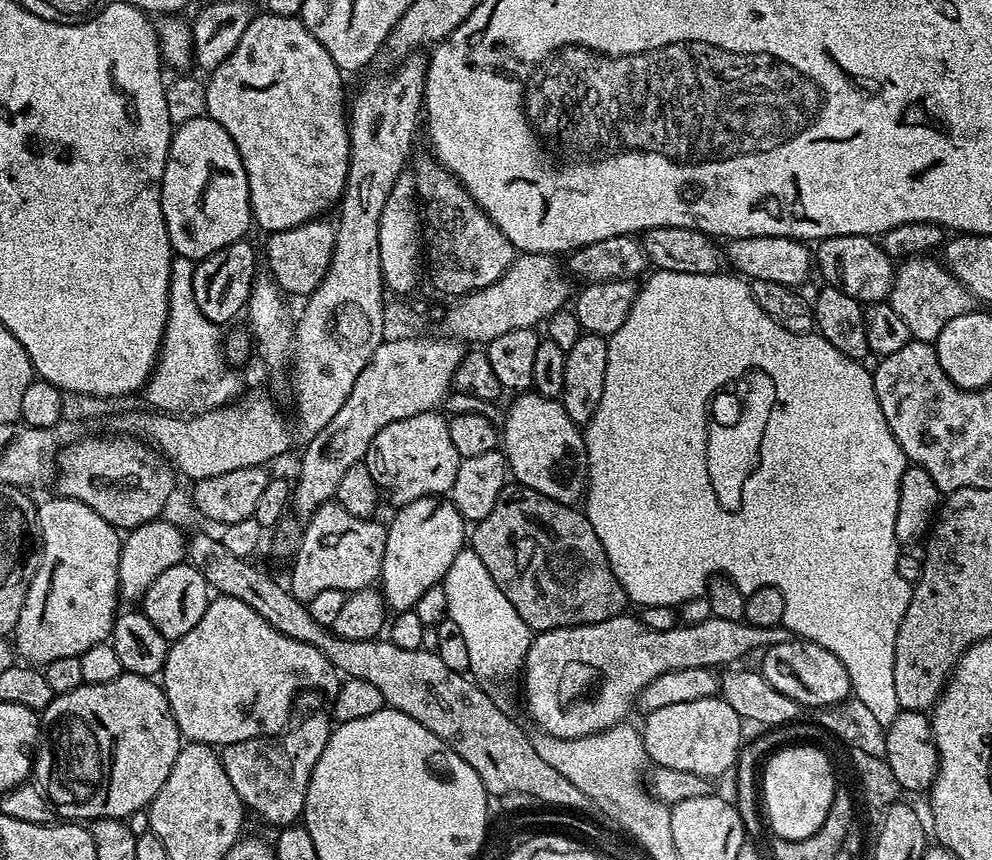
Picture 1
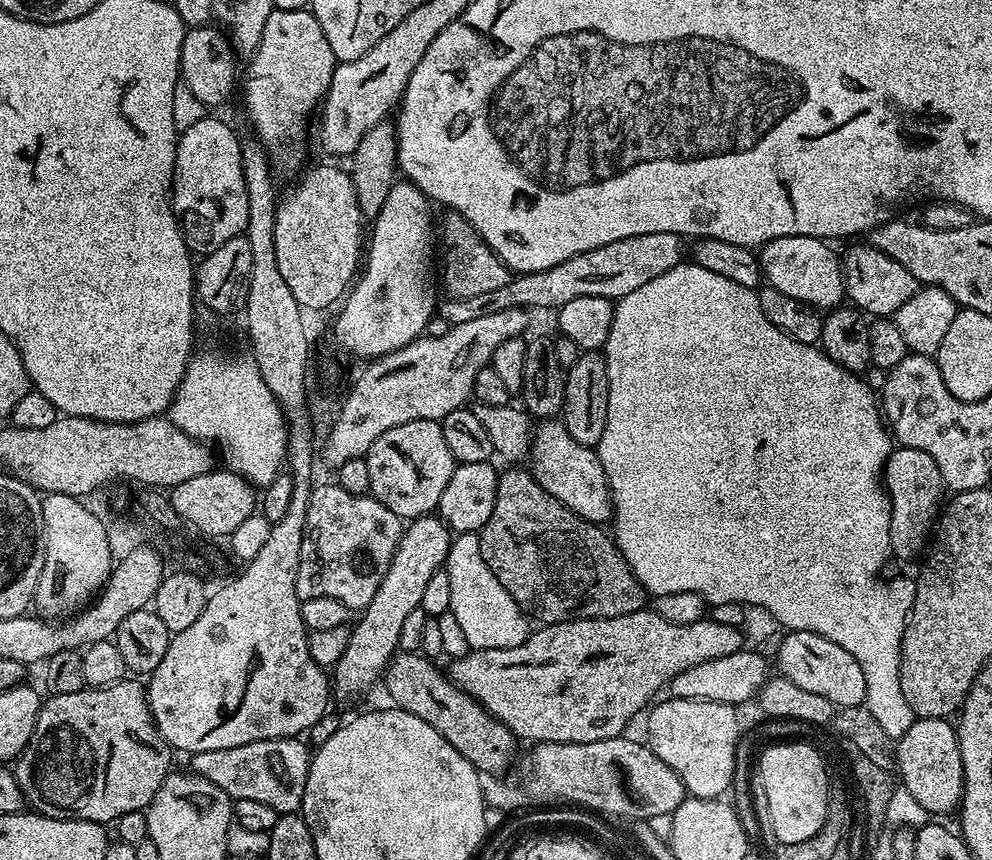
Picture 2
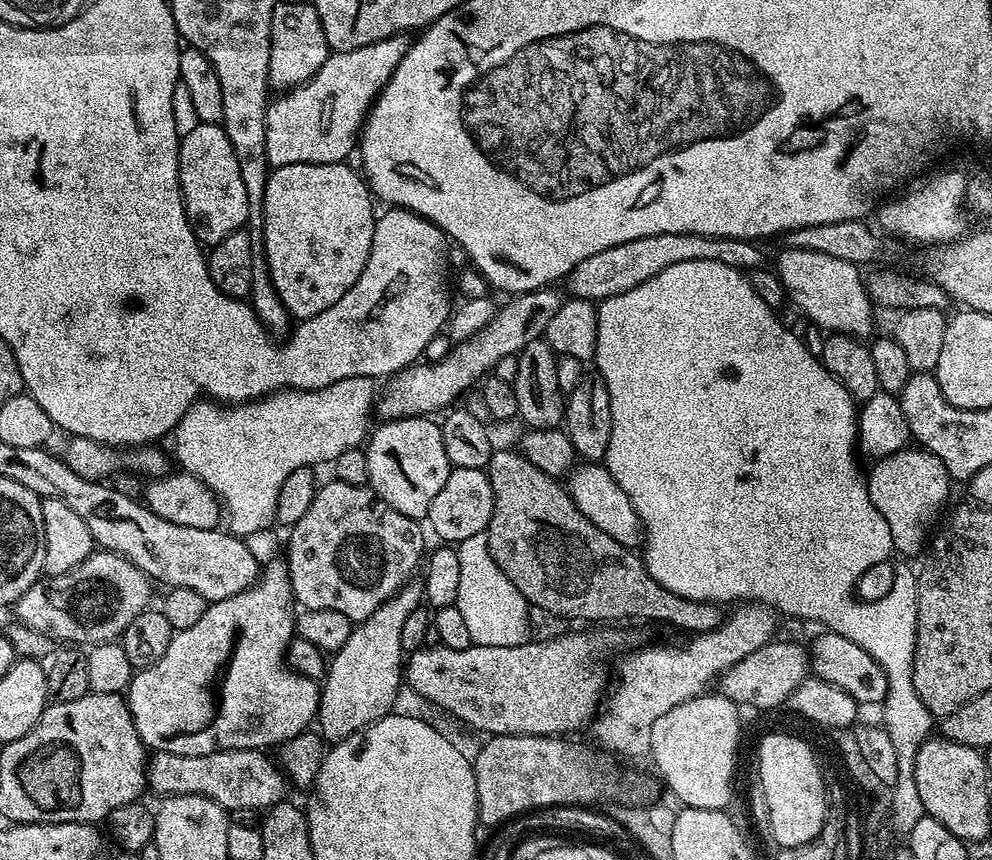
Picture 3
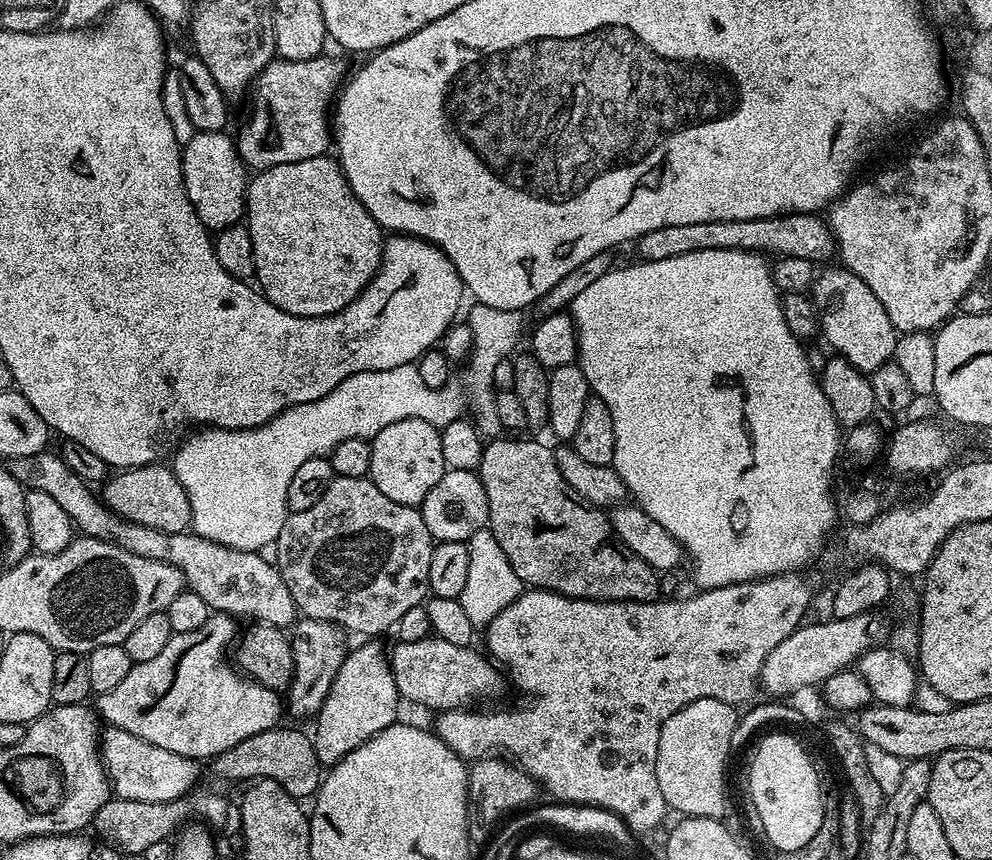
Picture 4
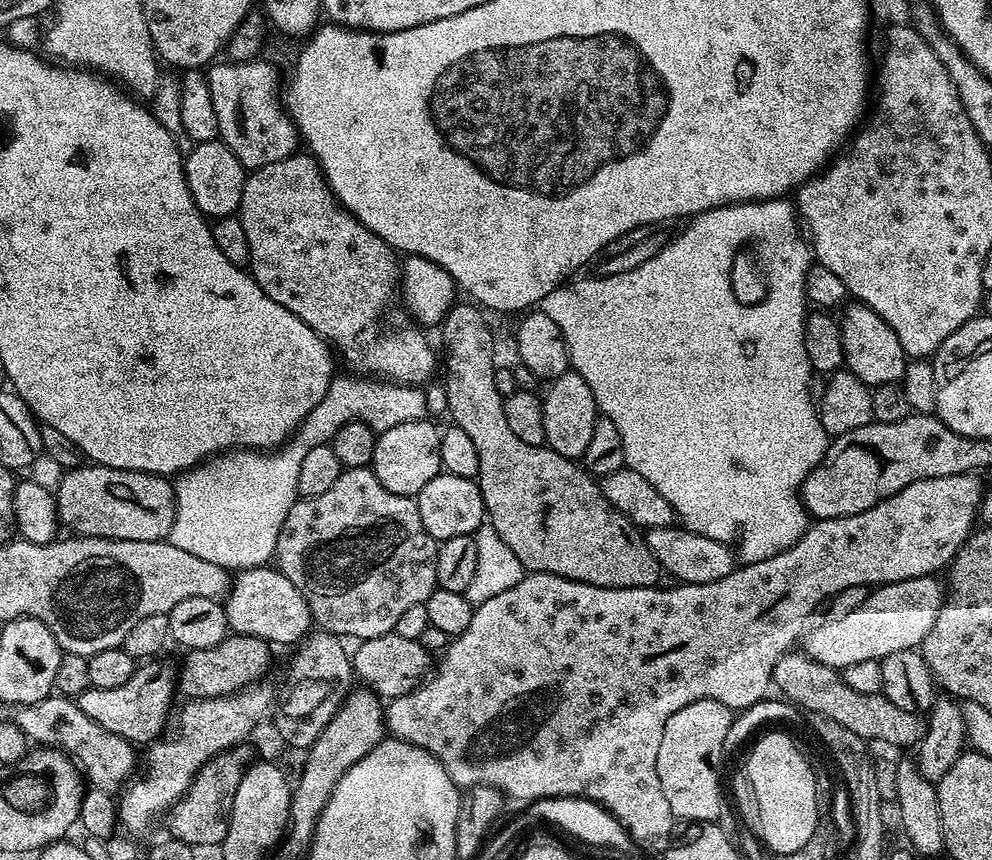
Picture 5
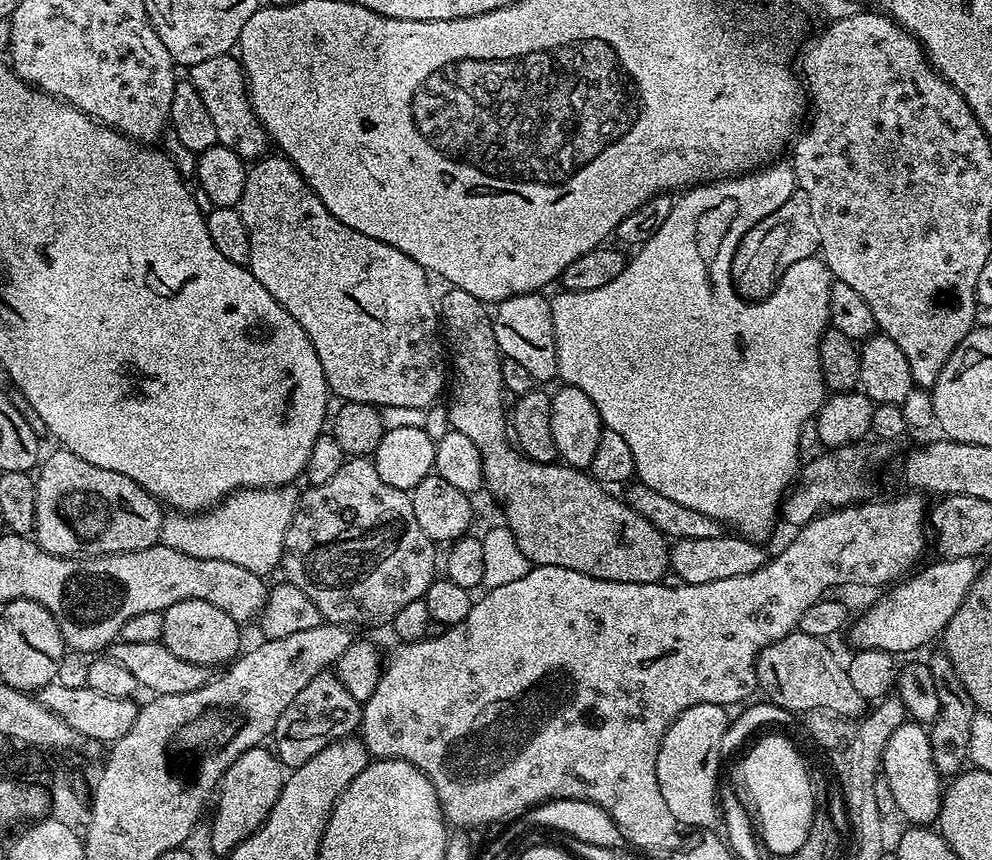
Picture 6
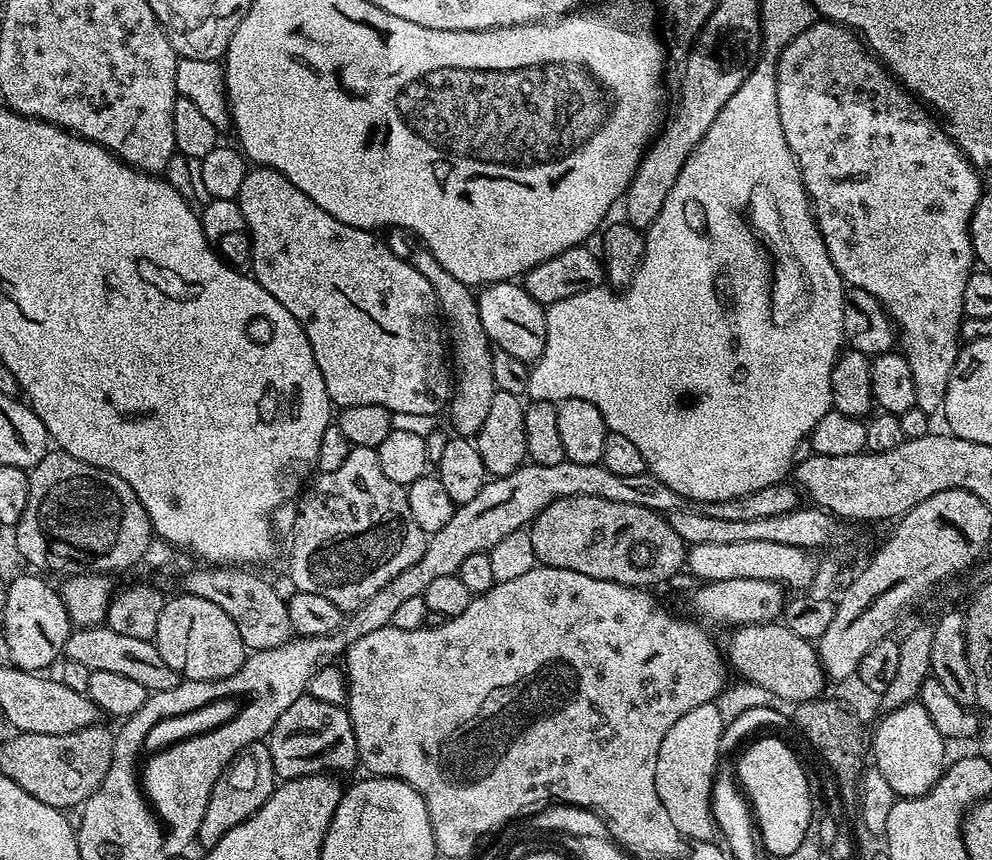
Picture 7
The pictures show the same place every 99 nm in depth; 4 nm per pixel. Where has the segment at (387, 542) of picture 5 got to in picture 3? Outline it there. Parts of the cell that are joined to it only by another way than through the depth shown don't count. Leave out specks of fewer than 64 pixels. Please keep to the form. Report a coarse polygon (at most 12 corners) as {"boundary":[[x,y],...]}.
{"boundary":[[335,478],[286,536],[292,598],[353,622],[417,575],[425,529]]}

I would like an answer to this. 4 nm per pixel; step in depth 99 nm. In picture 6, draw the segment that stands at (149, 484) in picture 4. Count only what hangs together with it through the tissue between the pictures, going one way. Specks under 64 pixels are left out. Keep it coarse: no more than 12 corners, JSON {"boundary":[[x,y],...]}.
{"boundary":[[77,456],[40,489],[39,535],[113,552],[163,537],[166,502]]}

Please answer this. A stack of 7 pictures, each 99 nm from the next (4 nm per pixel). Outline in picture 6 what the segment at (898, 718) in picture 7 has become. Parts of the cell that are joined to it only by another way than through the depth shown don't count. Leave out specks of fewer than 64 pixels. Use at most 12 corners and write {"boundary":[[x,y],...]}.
{"boundary":[[925,725],[890,734],[882,778],[909,825],[939,821],[942,773]]}

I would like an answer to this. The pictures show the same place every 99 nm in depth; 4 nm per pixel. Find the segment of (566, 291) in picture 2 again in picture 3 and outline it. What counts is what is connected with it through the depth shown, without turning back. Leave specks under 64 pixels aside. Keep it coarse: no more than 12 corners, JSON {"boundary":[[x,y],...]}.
{"boundary":[[689,232],[618,242],[566,277],[575,299],[634,290],[678,262],[741,270],[765,260],[751,240]]}

